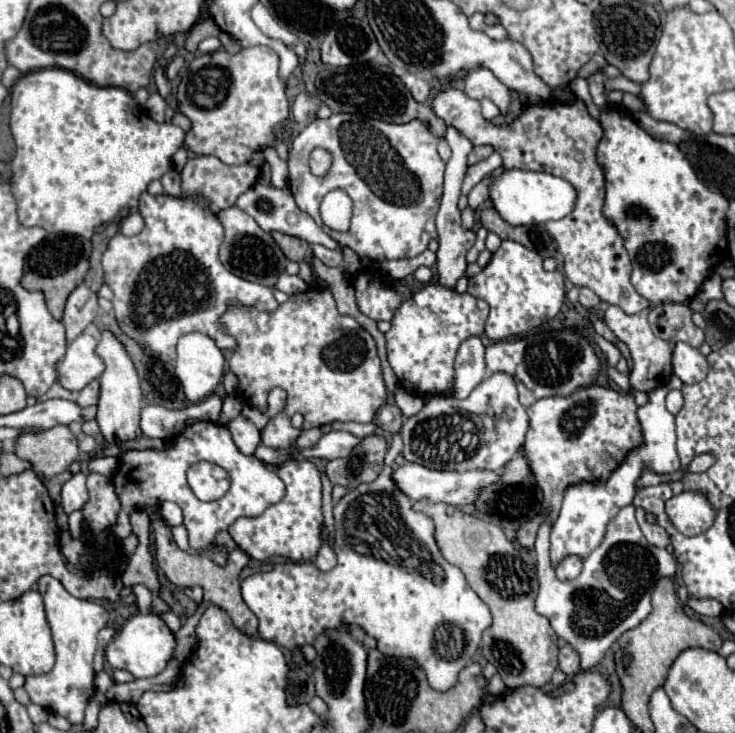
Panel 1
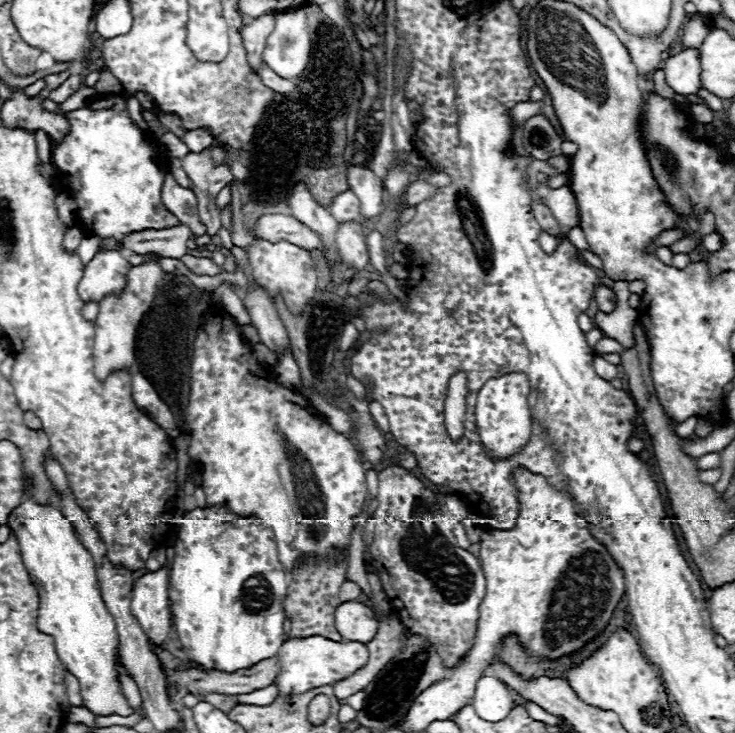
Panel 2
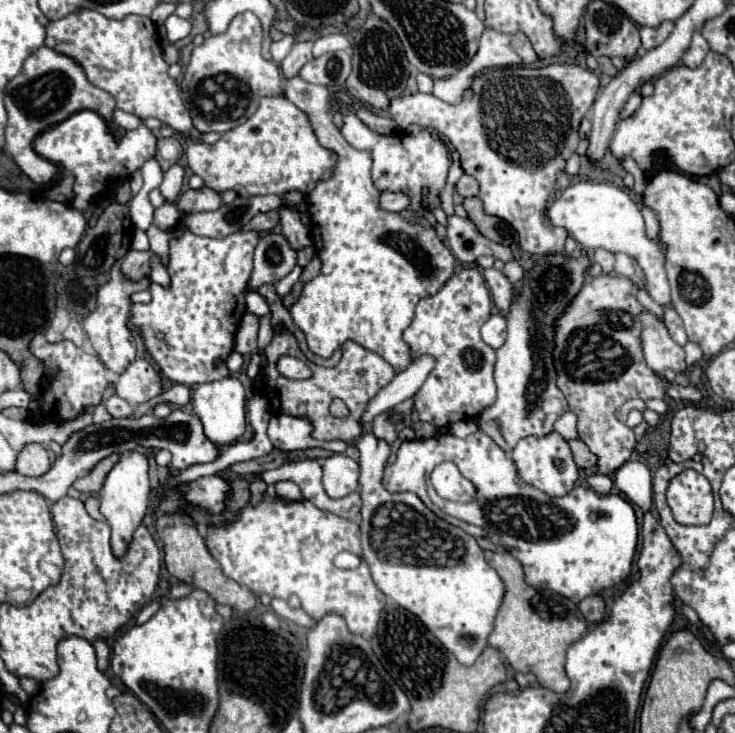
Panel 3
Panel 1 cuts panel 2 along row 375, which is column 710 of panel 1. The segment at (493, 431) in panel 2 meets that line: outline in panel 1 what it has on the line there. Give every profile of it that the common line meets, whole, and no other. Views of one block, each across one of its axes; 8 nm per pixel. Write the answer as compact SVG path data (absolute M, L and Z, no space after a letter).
M682 492L666 502L666 514L672 524L686 536L702 534L714 520L714 508L710 502L694 492Z

